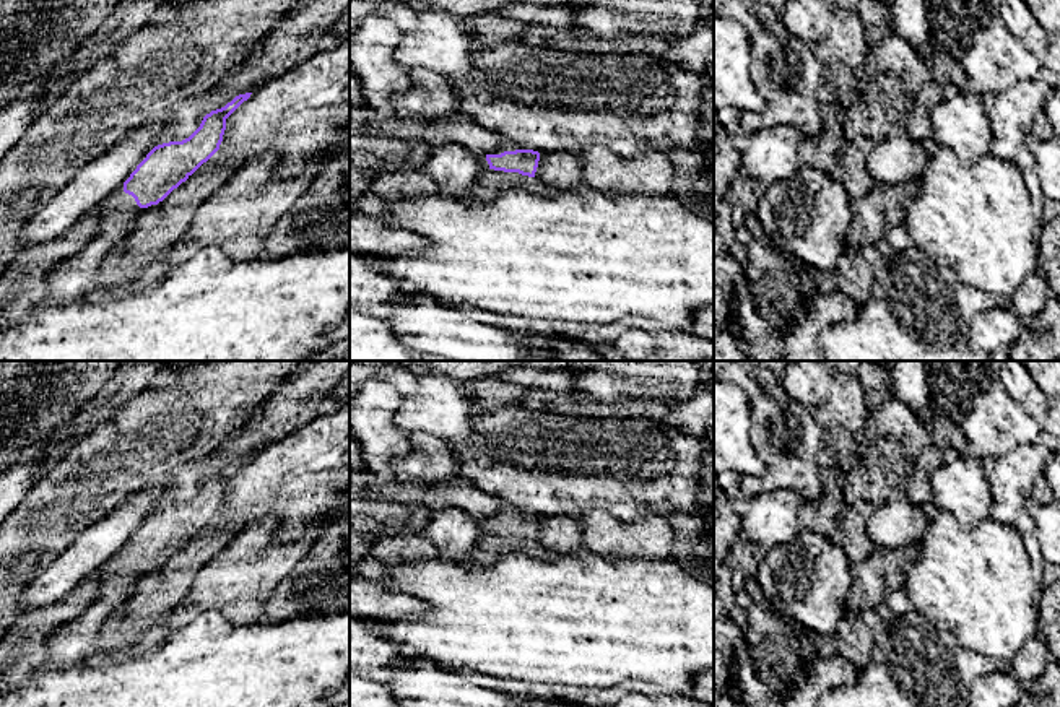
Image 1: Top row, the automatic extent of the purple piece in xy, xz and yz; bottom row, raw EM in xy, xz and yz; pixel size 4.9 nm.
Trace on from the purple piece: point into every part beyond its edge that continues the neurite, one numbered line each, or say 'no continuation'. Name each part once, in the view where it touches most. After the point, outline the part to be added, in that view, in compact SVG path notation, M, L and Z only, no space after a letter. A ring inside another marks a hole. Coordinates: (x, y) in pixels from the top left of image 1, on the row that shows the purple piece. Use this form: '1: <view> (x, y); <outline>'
1: xy (75, 277); M124 184L114 190L102 203L99 215L99 232L75 255L70 255L60 260L57 265L49 267L44 275L46 294L44 299L55 304L67 304L73 301L80 301L86 296L91 296L98 291L98 280L102 262L115 250L120 250L122 241L130 234L137 218L148 208L140 208L135 198L124 192ZM151 205L153 206L153 205ZM148 206L148 208L151 208Z

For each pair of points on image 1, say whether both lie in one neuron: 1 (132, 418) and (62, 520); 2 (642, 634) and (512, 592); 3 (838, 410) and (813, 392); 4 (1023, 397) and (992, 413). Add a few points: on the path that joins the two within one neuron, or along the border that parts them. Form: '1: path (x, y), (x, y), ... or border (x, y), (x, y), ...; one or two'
1: path (127, 444), (77, 494); one
2: path (610, 621), (545, 621); one
3: border (834, 377), (829, 395), (812, 410); two
4: border (997, 379), (1033, 416), (1039, 429); two

